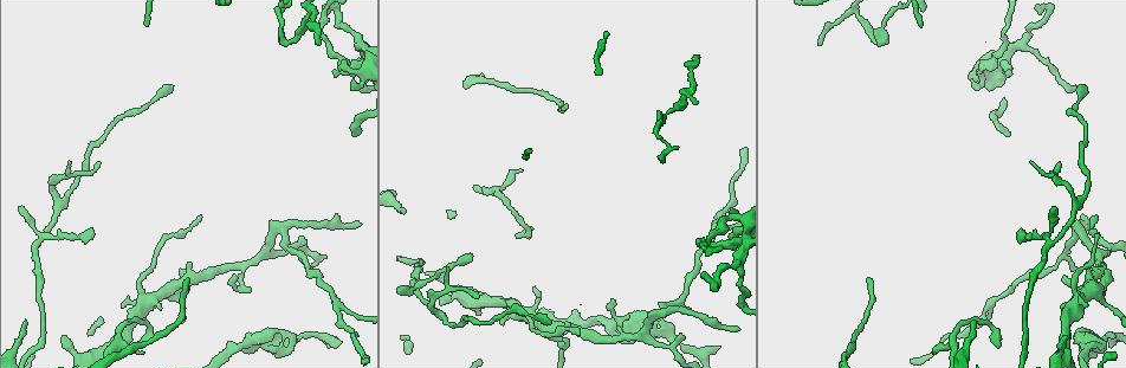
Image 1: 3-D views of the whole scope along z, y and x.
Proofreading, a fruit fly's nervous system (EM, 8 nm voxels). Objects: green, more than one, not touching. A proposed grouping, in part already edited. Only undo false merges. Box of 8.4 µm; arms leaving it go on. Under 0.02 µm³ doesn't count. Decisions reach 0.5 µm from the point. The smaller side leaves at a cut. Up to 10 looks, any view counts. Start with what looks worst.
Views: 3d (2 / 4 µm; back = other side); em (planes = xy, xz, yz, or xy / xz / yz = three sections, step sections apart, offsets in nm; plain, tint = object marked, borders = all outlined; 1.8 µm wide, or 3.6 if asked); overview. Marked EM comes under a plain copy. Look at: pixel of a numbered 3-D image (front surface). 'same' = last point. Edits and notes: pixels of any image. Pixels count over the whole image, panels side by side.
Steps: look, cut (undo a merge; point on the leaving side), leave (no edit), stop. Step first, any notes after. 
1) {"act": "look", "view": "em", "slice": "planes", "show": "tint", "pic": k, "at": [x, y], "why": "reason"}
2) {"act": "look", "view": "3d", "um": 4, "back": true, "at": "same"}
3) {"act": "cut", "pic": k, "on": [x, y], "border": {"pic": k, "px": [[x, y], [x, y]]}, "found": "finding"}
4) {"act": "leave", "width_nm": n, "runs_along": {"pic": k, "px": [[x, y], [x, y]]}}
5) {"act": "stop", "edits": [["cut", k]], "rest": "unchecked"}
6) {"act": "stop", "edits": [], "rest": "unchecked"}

{"act": "look", "view": "em", "slice": "planes", "show": "tint", "pic": 1, "at": [250, 344], "why": "arms part here"}

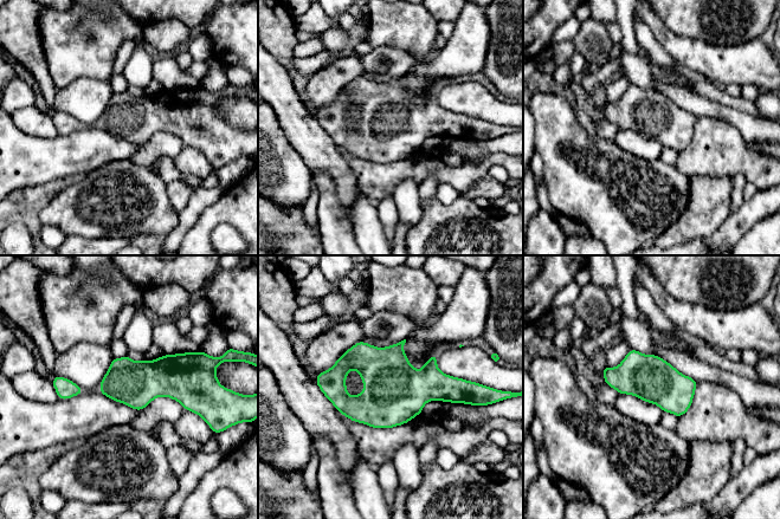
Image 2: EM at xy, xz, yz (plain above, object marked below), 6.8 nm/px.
{"act": "leave", "found": "continuous, no second cell"}

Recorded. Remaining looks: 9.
{"act": "look", "view": "em", "um": 3.6, "slice": "planes", "show": "borders", "pic": 1, "at": [993, 303], "why": "three arms meet"}

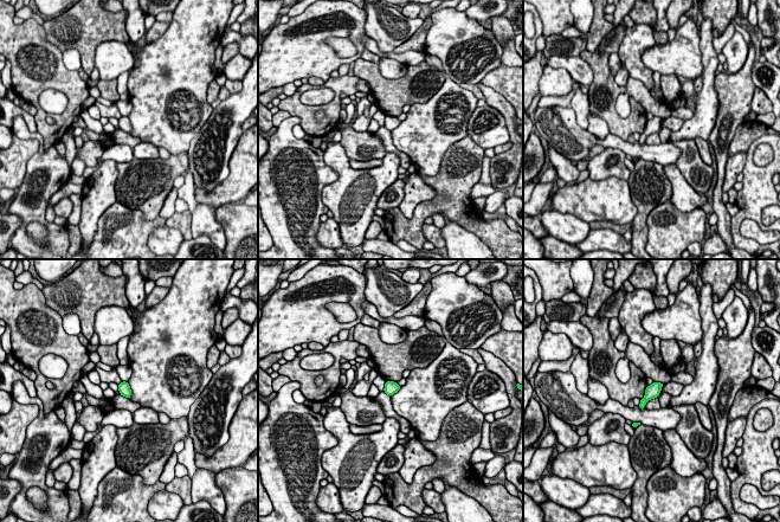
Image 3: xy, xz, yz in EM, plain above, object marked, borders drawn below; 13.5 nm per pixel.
{"act": "leave", "width_nm": 160, "found": "continuous, no second cell"}

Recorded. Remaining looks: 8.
{"act": "look", "view": "em", "slice": "yz", "step": 8, "show": "tint", "pic": 1, "at": [358, 73]}

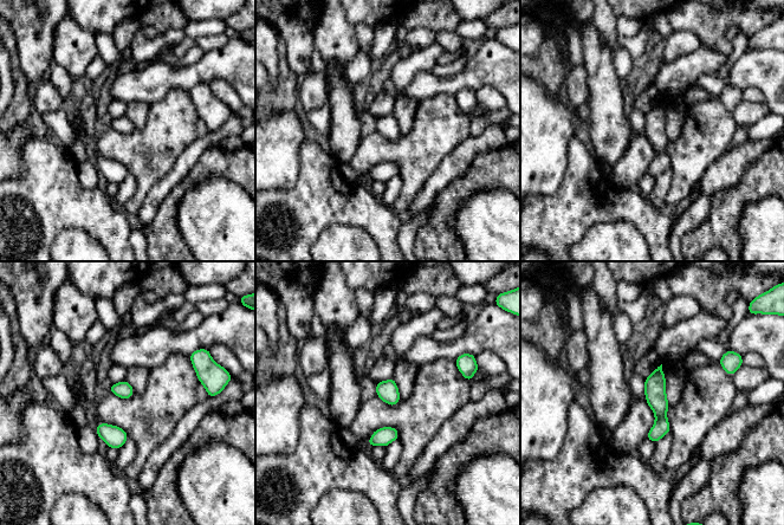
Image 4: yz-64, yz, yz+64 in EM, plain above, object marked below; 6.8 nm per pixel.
{"act": "leave", "width_nm": 120, "found": "one cell here"}

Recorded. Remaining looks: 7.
{"act": "look", "view": "3d", "um": 2, "pic": 1, "at": [877, 44], "why": "sharp bend"}

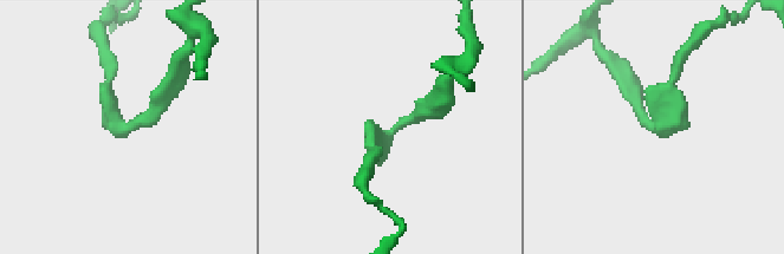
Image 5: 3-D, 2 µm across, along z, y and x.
{"act": "look", "view": "em", "slice": "planes", "show": "tint", "pic": 5, "at": [660, 125], "why": "need the tissue"}

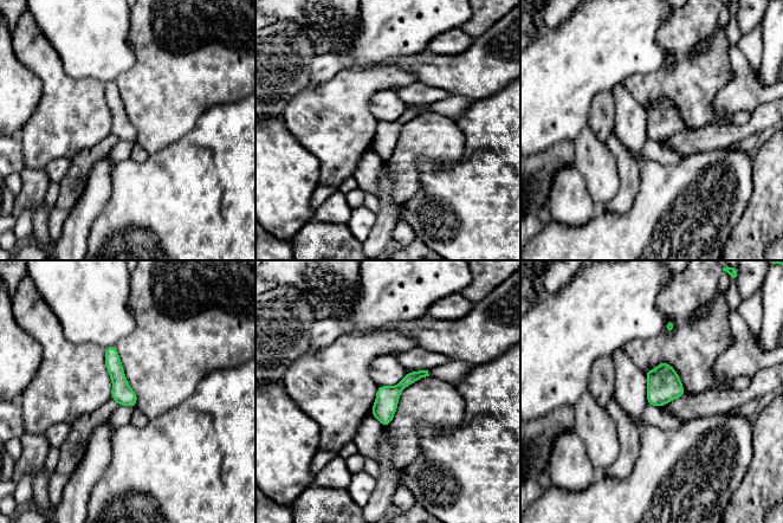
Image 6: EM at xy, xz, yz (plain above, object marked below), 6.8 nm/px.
{"act": "leave", "found": "continuous, no second cell"}

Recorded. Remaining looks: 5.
{"act": "stop", "edits": [], "rest": "unchecked"}

